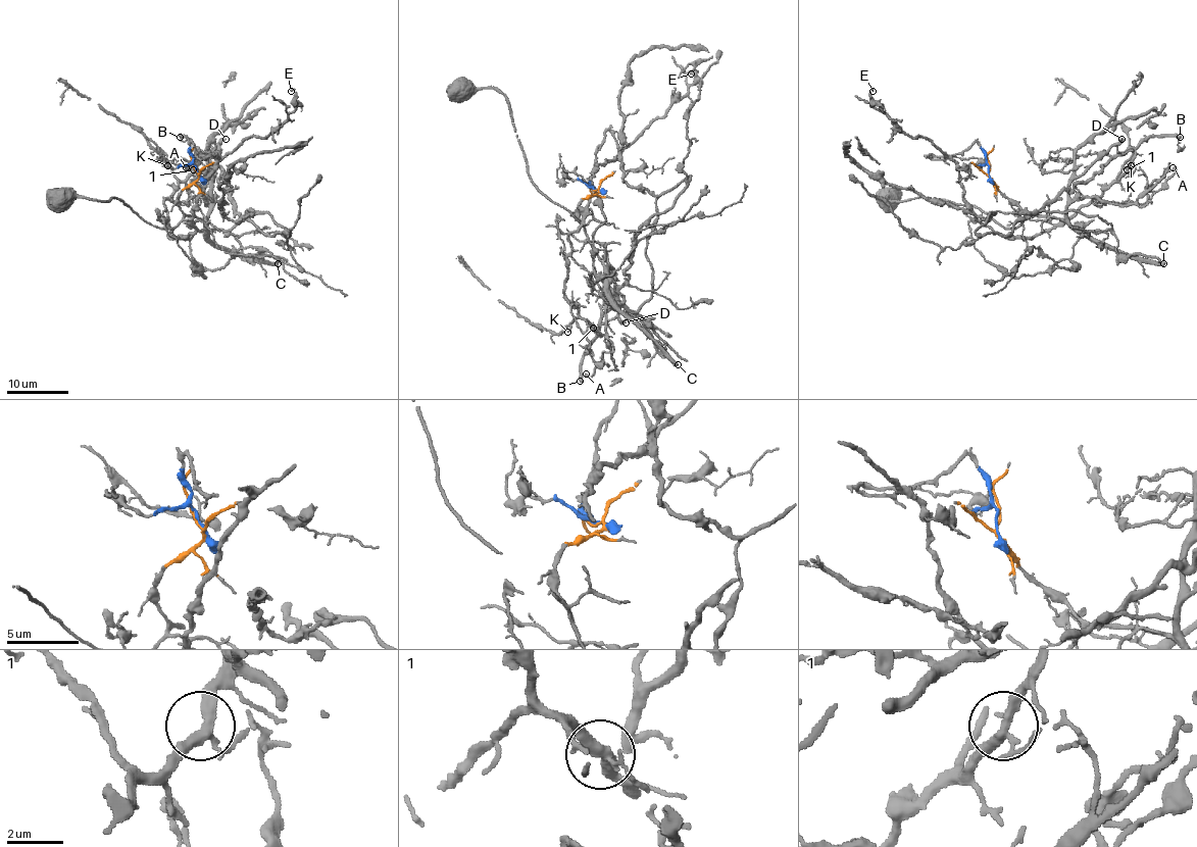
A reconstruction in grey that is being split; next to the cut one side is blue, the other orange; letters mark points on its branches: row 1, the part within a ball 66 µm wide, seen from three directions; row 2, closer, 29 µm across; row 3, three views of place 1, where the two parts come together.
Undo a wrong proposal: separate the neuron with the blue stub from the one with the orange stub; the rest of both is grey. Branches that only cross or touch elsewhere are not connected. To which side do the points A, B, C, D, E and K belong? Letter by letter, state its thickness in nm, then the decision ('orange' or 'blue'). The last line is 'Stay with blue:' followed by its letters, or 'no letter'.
A: 240 nm | orange
B: 400 nm | blue
C: 480 nm | orange
D: 380 nm | orange
E: 140 nm | blue
K: 140 nm | blue
Stay with blue: B, E, K

